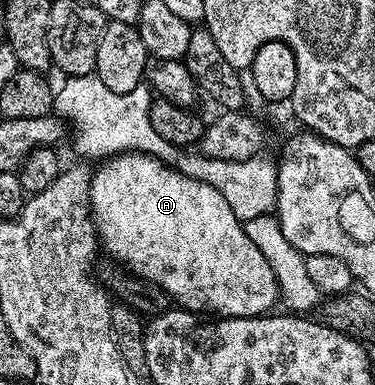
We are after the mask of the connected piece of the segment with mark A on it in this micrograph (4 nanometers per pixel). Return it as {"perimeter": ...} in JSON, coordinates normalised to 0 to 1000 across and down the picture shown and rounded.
{"perimeter":[[[384,397],[304,400],[280,408],[259,431],[267,434],[251,442],[240,543],[264,636],[291,673],[355,717],[387,722],[435,748],[472,797],[536,821],[691,826],[747,784],[741,727],[731,727],[720,683],[699,655],[688,655],[667,613],[656,613],[651,579],[624,561],[621,543],[603,530],[581,491]]]}

